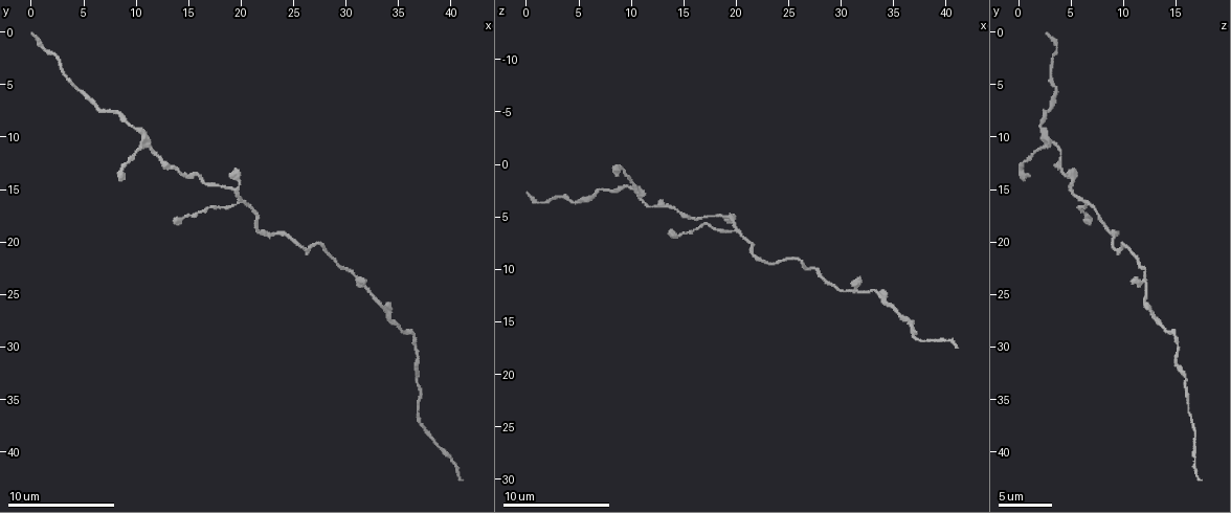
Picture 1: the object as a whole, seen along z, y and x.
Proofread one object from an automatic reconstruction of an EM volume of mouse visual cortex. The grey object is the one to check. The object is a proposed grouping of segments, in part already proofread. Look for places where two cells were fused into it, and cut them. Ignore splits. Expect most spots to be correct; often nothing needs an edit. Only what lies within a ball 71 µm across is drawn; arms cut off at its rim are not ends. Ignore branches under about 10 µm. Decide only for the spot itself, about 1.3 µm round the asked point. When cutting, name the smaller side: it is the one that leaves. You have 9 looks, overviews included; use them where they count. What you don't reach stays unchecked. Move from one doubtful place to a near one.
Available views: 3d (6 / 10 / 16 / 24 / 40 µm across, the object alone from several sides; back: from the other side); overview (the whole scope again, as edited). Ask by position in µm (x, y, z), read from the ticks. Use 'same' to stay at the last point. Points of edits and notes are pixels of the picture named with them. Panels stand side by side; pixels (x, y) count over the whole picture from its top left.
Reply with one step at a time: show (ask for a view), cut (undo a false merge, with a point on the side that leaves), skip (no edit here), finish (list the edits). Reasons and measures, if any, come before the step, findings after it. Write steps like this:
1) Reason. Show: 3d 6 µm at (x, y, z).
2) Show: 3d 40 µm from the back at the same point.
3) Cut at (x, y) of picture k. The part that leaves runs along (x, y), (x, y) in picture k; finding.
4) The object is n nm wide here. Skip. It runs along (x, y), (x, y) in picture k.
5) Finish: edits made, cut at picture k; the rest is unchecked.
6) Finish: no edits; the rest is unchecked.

Show: 3d 10 µm at (11.4, 10.8, 3.6).

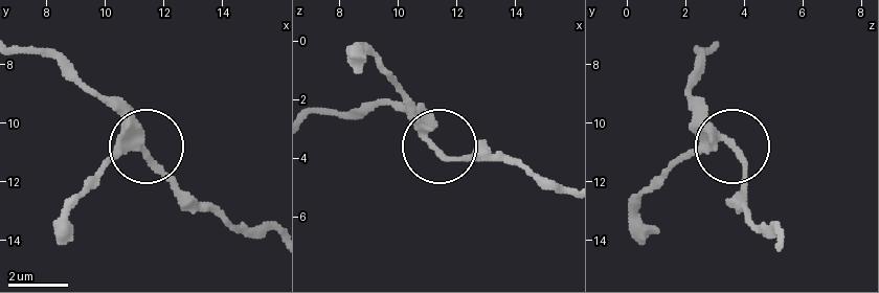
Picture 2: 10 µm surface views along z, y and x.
Other side. Show: 3d 10 µm from the back at (11.3, 10.9, 3.8).

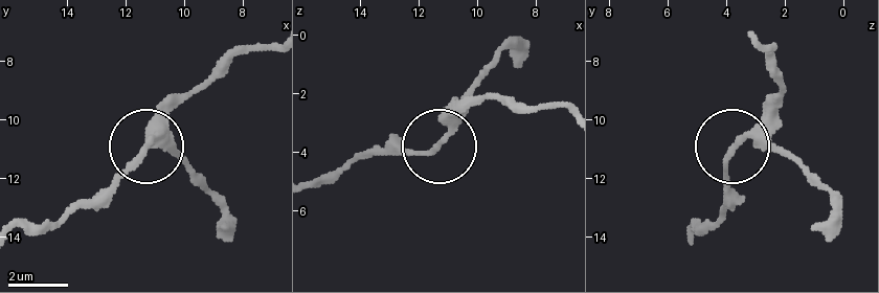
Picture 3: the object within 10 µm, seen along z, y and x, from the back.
Skip. It runs along (23, 228), (46, 225), (98, 198), (178, 103) in picture 3; all the same cell.

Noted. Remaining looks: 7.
Show: 3d 6 µm at (23.4, 19.2, 9.4).

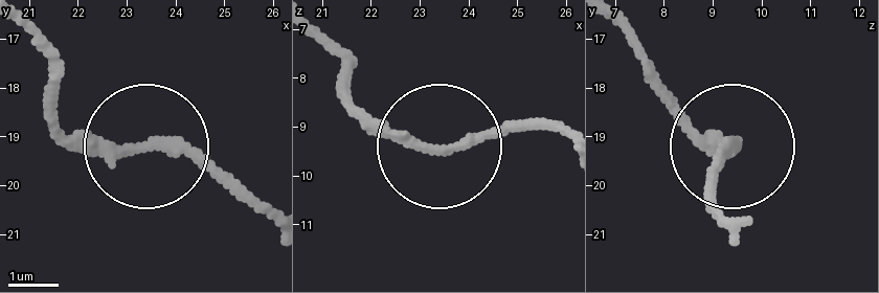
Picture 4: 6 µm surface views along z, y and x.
Show: 3d 6 µm from the back at (23.40, 19.20, 9.45).

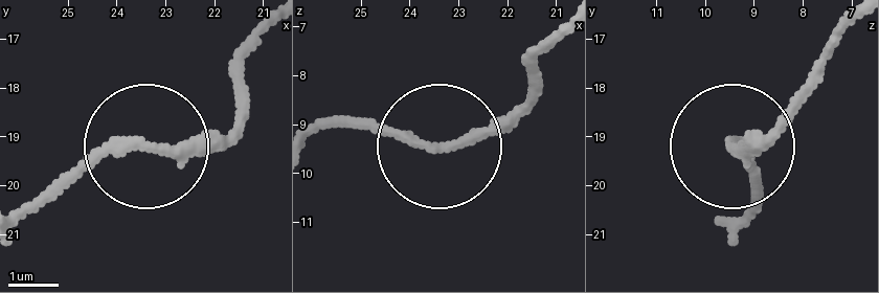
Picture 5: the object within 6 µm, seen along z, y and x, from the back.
Skip. It runs along (437, 141), (488, 137), (534, 95) in picture 5; all the same cell.

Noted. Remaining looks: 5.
Calibre changes. Show: 3d 10 µm at (36.6, 29.4, 14.8).

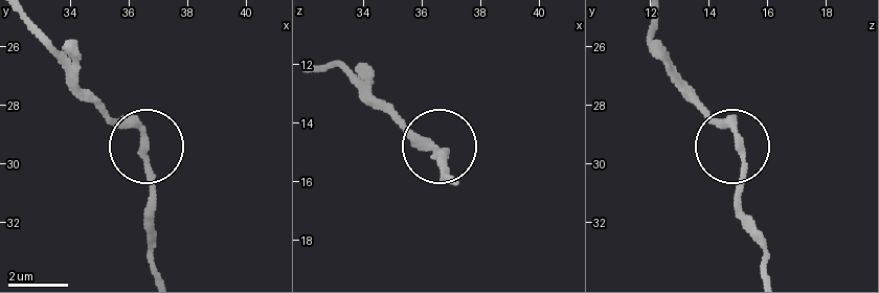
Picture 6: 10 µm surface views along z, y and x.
Show: 3d 6 µm at (36.5, 29.4, 15.1).

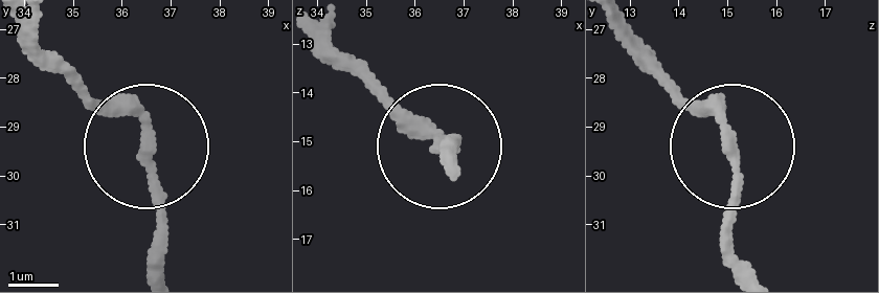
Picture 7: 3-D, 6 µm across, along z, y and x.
Skip. It runs along (20, 29), (141, 129), (158, 179), (158, 263) in picture 7; all the same cell.

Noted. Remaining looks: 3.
Calibre changes. Show: 3d 6 µm at (19.0, 15.2, 5.0).

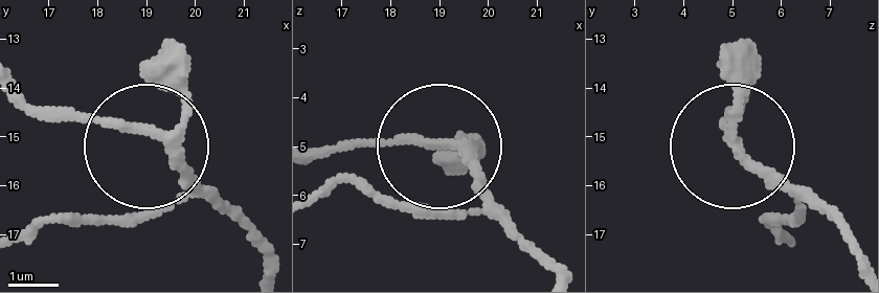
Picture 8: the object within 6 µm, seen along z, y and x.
Skip. It runs along (270, 261), (150, 139), (28, 114) in picture 8; one cell here.

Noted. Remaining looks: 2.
Finish: no edits; the rest is unchecked.

